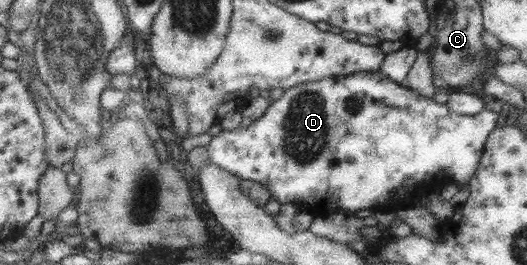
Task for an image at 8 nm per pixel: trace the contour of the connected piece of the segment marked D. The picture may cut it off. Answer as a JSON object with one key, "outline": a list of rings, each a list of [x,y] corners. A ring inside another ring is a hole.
{"outline":[[[379,70],[376,72],[357,72],[346,76],[338,75],[321,78],[317,81],[294,84],[294,86],[287,88],[280,98],[271,100],[260,118],[255,118],[246,126],[240,124],[231,130],[222,129],[216,136],[211,136],[206,152],[208,160],[227,170],[228,173],[232,173],[235,177],[262,184],[264,188],[270,191],[271,198],[277,200],[280,205],[296,205],[302,212],[310,214],[321,211],[323,215],[341,212],[352,215],[356,211],[365,209],[385,210],[390,202],[396,202],[396,190],[404,190],[404,194],[408,194],[410,188],[412,190],[418,190],[418,188],[422,190],[422,188],[427,187],[426,184],[432,184],[434,180],[443,181],[444,183],[453,181],[456,184],[470,180],[482,156],[487,134],[490,134],[496,128],[496,118],[498,118],[498,115],[487,109],[482,109],[472,116],[450,112],[446,104],[436,103],[431,98],[426,98],[414,92],[408,86],[404,87],[392,82]]]}

